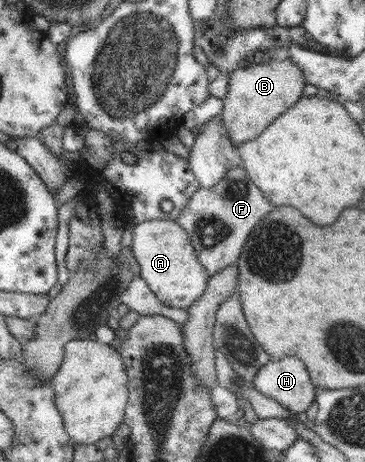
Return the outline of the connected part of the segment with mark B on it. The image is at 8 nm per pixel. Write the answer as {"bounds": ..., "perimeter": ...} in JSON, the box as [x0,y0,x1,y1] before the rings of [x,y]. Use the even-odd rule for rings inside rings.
{"bounds":[219,55,306,147],"perimeter":[[[284,55],[271,58],[262,64],[251,64],[229,74],[228,90],[223,99],[223,112],[219,116],[230,140],[237,147],[252,140],[303,96],[306,80],[302,71]]]}

